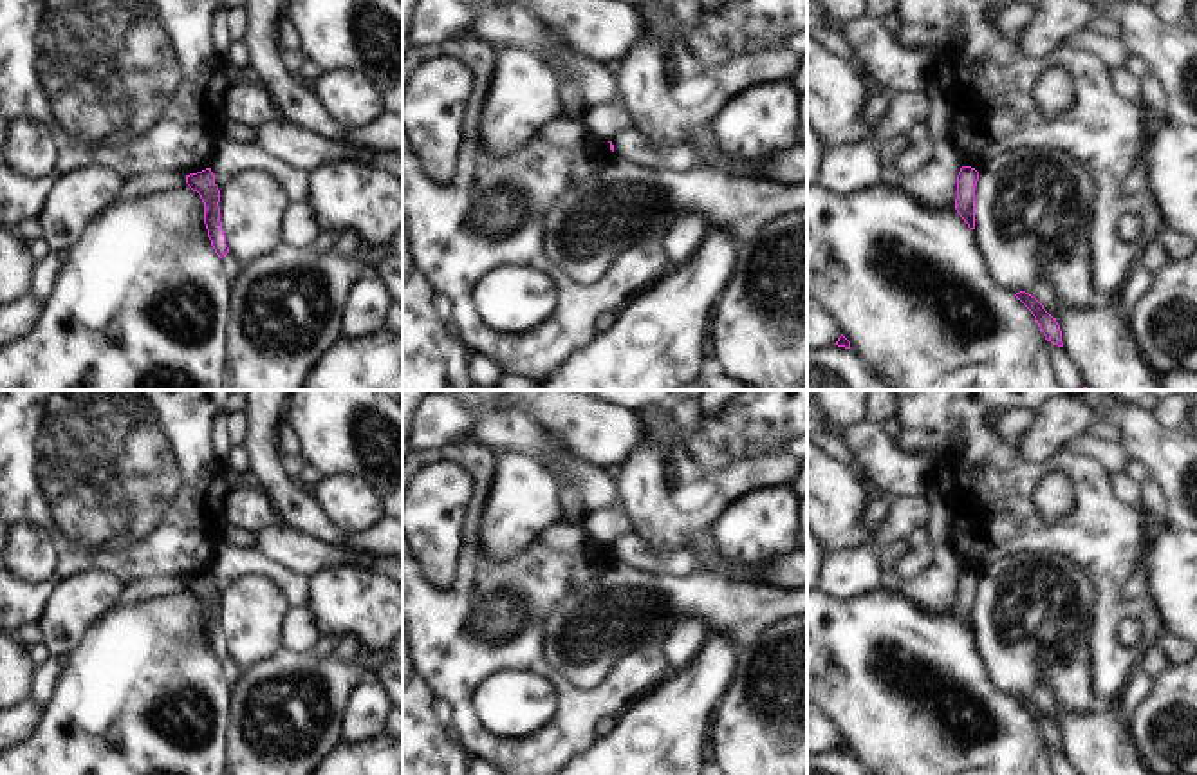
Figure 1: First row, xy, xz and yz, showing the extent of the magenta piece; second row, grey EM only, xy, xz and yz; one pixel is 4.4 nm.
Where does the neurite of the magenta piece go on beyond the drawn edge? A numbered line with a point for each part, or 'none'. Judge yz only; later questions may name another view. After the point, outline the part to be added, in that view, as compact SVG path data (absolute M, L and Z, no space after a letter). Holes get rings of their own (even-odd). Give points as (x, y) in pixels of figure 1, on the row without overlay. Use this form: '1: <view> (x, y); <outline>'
none

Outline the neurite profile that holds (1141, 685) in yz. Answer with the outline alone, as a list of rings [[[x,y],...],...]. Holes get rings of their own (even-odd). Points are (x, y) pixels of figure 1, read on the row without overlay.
[[[1139,667],[1134,670],[1130,685],[1123,692],[1119,705],[1119,714],[1128,719],[1137,705],[1152,692],[1155,679],[1148,677],[1146,672]]]

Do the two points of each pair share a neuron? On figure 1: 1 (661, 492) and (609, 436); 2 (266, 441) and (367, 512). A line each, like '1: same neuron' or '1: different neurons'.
1: different neurons
2: different neurons

